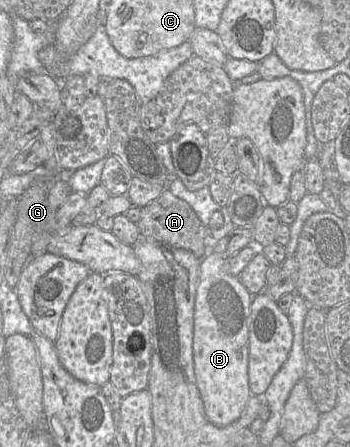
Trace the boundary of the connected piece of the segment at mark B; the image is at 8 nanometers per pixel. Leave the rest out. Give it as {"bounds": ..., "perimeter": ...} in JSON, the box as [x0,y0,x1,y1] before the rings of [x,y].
{"bounds":[194,250,252,426],"perimeter":[[[212,250],[200,260],[194,309],[194,371],[205,413],[219,426],[236,421],[252,396],[248,376],[252,299],[240,280],[227,271],[226,260]]]}

